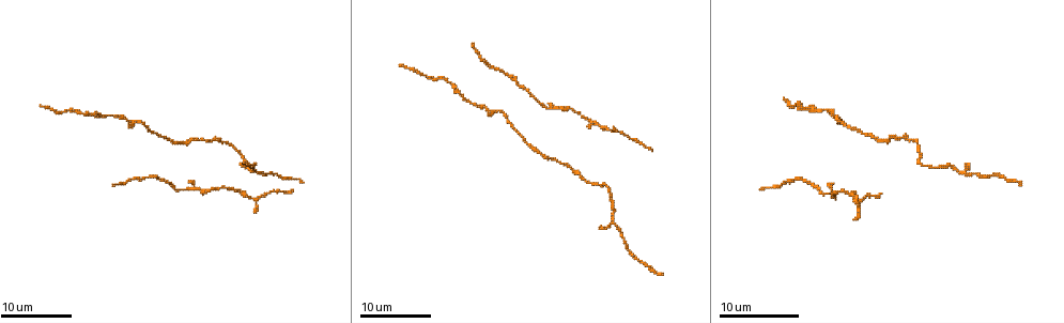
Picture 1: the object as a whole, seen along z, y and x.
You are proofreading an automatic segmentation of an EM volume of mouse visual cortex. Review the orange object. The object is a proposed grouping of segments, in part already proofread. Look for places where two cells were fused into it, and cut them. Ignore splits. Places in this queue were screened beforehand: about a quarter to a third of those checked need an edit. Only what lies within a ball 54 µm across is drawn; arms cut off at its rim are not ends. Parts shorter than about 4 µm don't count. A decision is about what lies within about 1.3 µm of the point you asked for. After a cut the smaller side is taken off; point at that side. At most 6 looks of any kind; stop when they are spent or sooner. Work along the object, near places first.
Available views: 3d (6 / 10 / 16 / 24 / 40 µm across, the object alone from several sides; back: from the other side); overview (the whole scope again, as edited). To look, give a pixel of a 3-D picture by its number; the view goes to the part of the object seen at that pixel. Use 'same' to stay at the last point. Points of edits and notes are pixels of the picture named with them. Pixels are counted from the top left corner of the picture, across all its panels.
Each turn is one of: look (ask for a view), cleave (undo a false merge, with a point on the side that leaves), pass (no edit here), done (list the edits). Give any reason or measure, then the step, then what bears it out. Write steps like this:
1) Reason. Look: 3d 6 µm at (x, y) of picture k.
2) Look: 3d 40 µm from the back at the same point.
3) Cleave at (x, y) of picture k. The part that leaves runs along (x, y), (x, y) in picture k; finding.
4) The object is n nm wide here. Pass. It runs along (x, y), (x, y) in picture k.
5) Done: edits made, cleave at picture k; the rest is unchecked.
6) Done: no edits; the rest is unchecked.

Small branch off a trunk. Look: 3d 16 µm at (554, 106) of picture 1.

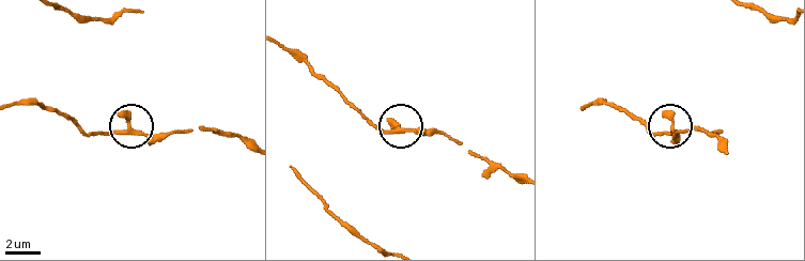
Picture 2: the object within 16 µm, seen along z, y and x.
Look: 3d 6 µm at (131, 132) of picture 2.

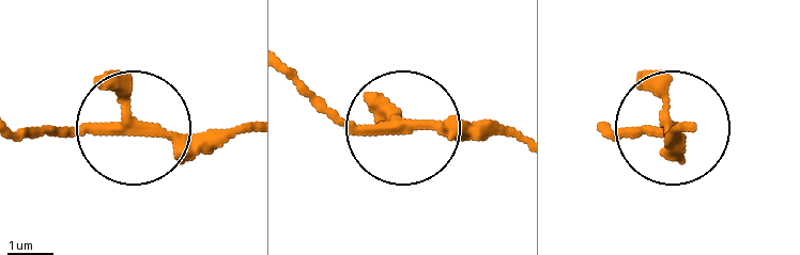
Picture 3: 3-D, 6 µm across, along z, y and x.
The side arm is 17 µm long. Pass. One cell here.

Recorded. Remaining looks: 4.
Three-way junction. Look: 3d 16 µm at (235, 189) of picture 1.

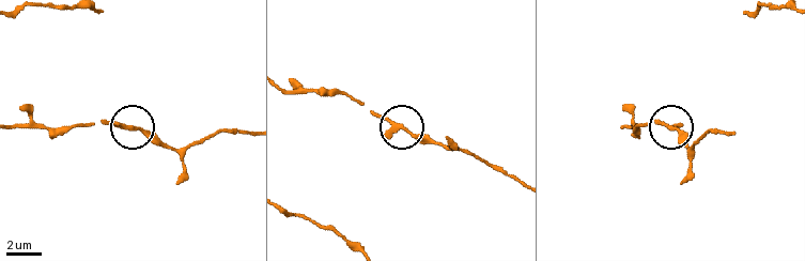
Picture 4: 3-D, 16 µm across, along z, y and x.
Zoom in. Look: 3d 6 µm at (130, 129) of picture 4.

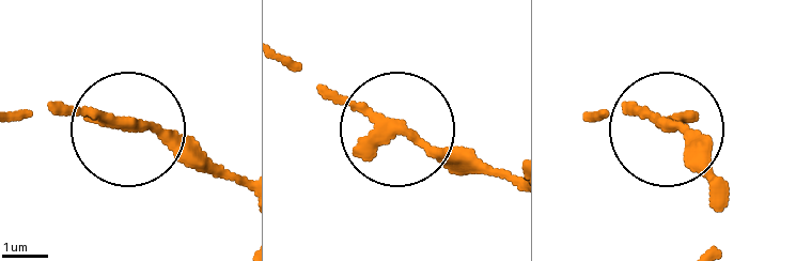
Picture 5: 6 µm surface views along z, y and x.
Pass. All the same cell.

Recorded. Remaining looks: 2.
Narrows sharply. Look: 3d 16 µm at (612, 213) of picture 1.

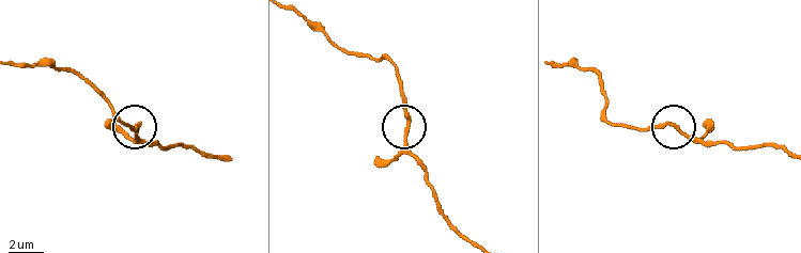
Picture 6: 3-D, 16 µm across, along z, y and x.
Look: 3d 6 µm at (408, 128) of picture 6.

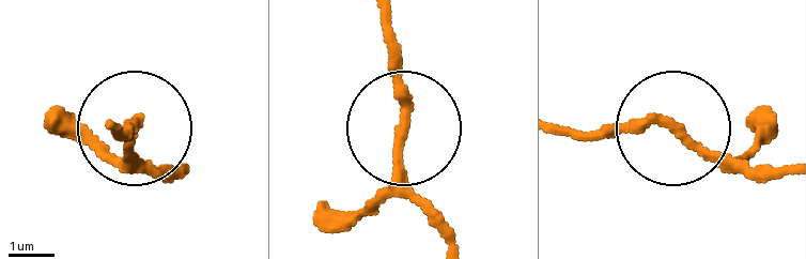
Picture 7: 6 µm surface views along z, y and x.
The object is 180 nm wide here. Pass. It runs along (564, 134), (668, 122), (768, 180) in picture 7; all the same cell.

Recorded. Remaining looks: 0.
Done: no edits; the rest is unchecked.

